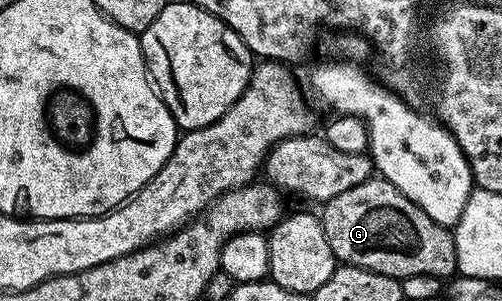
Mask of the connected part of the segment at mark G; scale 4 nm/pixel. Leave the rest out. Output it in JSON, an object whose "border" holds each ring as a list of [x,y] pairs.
{"border":[[[370,178],[366,182],[362,182],[350,190],[346,190],[344,193],[338,194],[334,198],[330,198],[323,205],[323,208],[322,223],[324,225],[324,233],[326,234],[326,242],[330,242],[330,250],[336,255],[337,261],[339,261],[340,264],[353,264],[359,268],[374,270],[374,274],[393,276],[395,280],[398,281],[405,280],[407,276],[413,276],[414,274],[434,274],[441,278],[448,278],[457,271],[455,238],[453,233],[449,231],[449,229],[442,227],[438,222],[434,222],[434,218],[430,218],[430,214],[426,214],[414,202],[410,202],[410,198],[403,196],[402,193],[386,179]]]}

